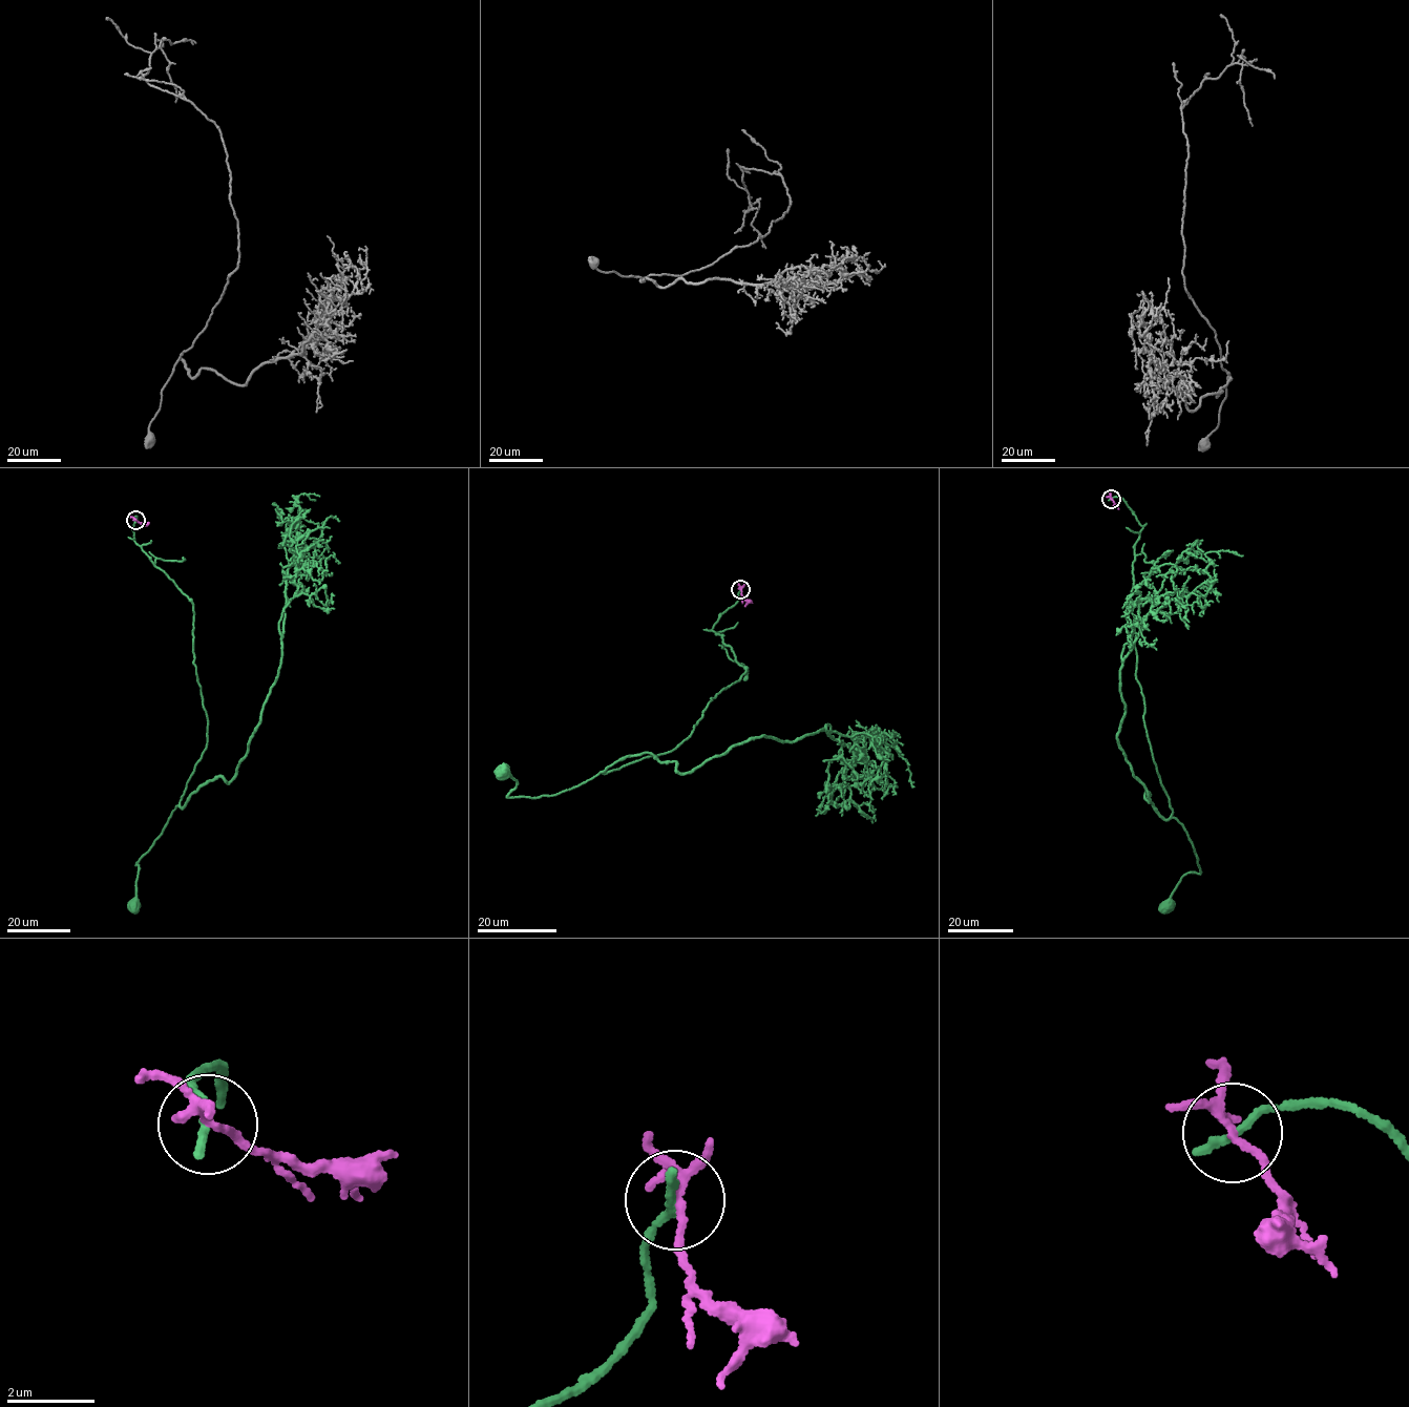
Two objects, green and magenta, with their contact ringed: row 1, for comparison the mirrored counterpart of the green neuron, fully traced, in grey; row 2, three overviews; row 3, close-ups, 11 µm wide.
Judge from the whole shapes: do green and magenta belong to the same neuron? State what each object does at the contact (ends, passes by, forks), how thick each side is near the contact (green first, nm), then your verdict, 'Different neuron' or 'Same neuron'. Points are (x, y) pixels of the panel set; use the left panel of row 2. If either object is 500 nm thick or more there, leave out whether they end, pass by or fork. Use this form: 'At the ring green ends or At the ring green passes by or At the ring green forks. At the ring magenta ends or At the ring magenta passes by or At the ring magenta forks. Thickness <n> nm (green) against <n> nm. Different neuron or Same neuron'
At the ring green ends. At the ring magenta forks. Thickness 240 nm (green) against 160 nm. Different neuron

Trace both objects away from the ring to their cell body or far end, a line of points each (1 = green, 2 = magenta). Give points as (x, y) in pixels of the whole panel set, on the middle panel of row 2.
1: (740, 590), (711, 630), (745, 670), (669, 752), (534, 798), (507, 796), (516, 780), (501, 775)
2: (740, 590), (747, 602), (744, 607)

